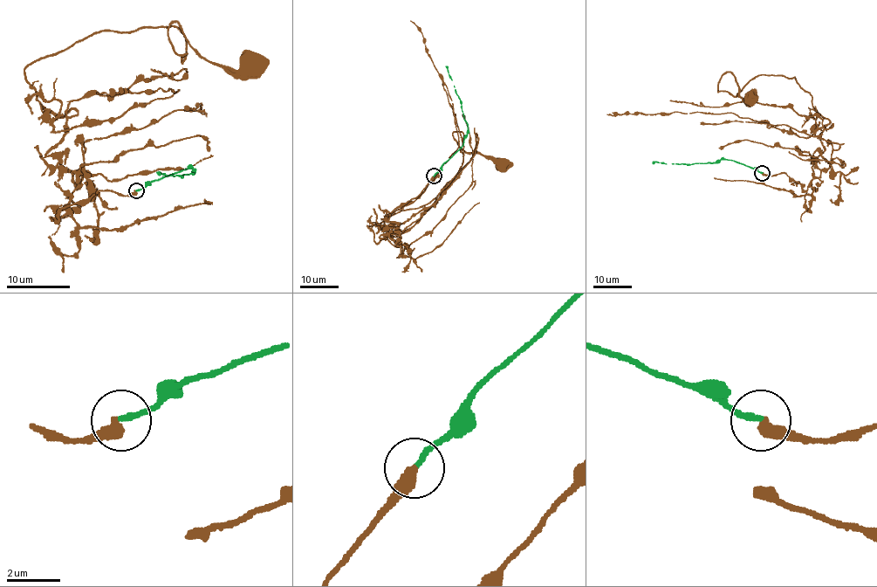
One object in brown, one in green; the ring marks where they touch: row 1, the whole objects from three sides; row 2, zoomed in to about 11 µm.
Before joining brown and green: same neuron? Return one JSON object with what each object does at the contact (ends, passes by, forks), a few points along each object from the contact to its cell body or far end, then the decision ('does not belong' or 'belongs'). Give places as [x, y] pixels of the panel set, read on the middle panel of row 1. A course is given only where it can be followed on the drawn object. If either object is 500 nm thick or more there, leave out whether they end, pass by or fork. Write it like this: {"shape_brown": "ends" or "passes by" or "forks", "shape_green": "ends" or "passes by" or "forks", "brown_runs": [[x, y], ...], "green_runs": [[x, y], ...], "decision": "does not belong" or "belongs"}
{"shape_brown": "ends", "shape_green": "ends", "brown_runs": [[433, 176], [387, 215], [380, 237], [399, 245], [377, 243], [367, 225], [450, 183], [455, 131], [503, 166]], "green_runs": [[434, 176], [463, 144], [467, 134], [462, 100], [445, 65]], "decision": "belongs"}

